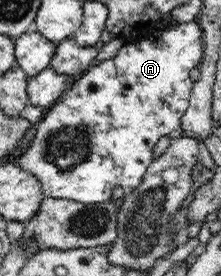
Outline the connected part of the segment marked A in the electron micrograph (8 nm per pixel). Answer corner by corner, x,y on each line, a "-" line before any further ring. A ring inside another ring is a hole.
194,19
193,21
179,23
173,27
164,29
159,33
157,38
152,38
152,42
153,46
144,46
144,48
138,48
138,46
132,44
124,45
118,54
110,58
110,60
102,60
102,62
94,63
88,71
84,72
80,80
76,80
72,84
72,88
66,91
66,94
62,96
58,104
54,104
52,108
46,110
46,114
41,119
41,122
35,124
32,143
26,152
16,161
25,172
39,179
44,197
62,198
84,204
96,204
112,200
112,191
115,186
123,187
124,190
134,190
143,182
149,168
148,166
152,164
152,152
154,152
156,142
162,136
170,136
171,134
178,134
180,132
180,123
188,109
190,94
194,84
191,80
190,72
194,68
199,67
203,57
204,44
202,29
198,21

